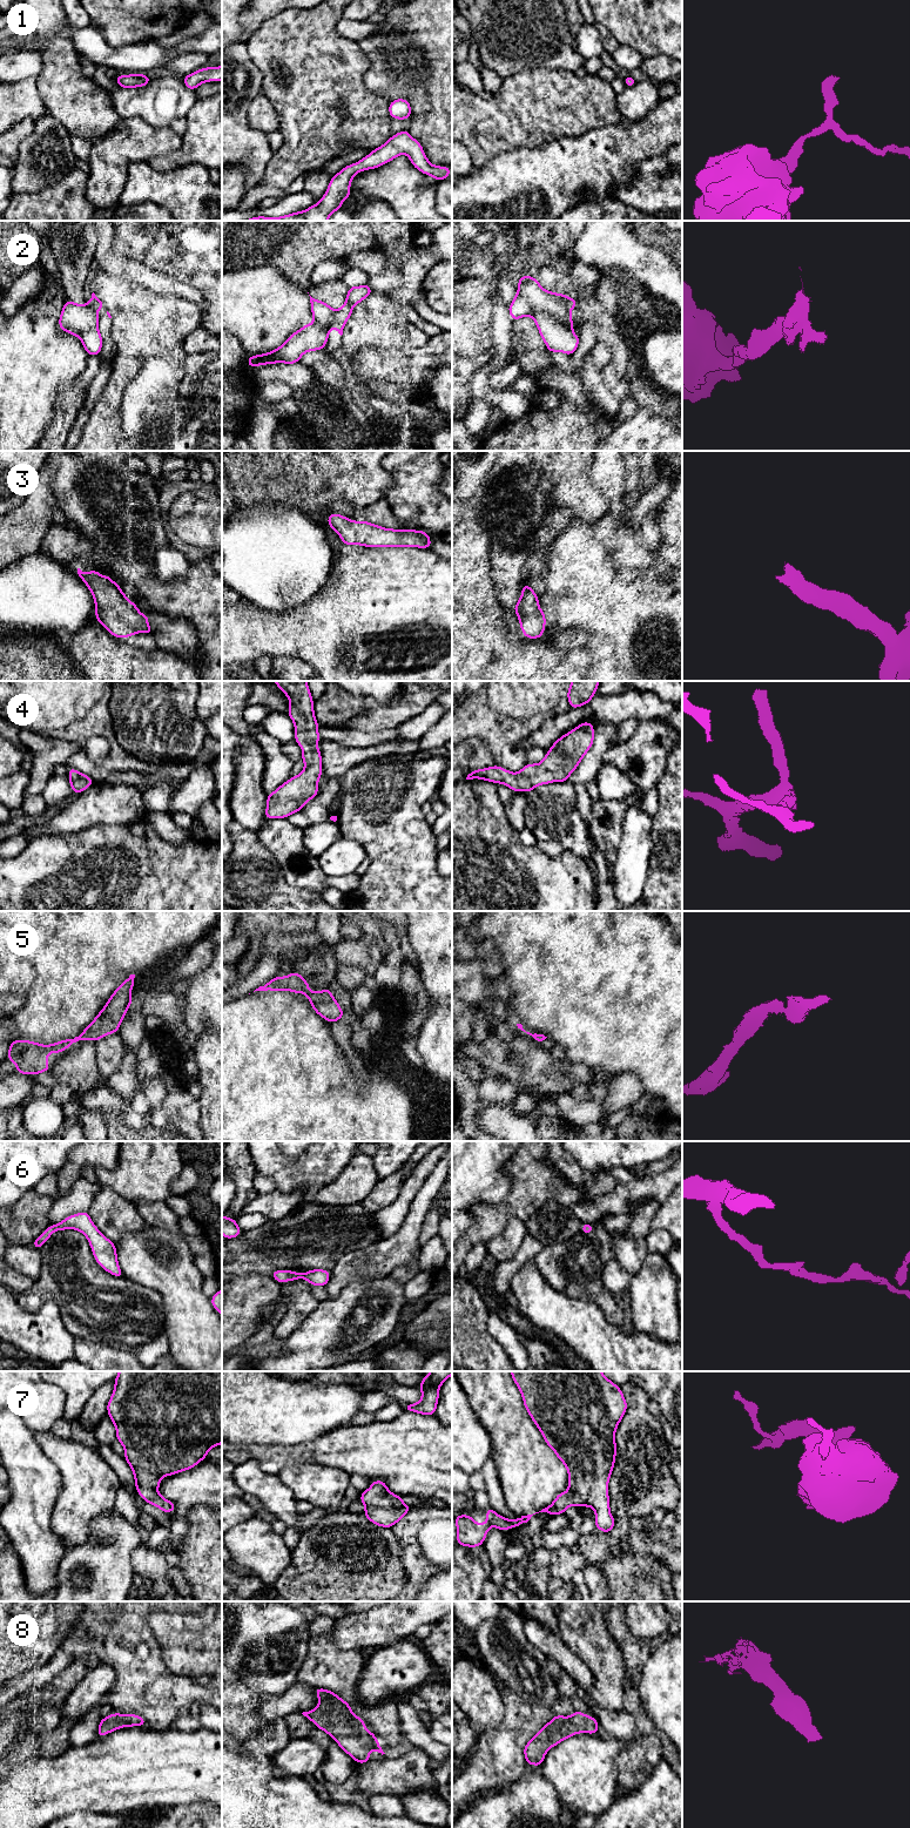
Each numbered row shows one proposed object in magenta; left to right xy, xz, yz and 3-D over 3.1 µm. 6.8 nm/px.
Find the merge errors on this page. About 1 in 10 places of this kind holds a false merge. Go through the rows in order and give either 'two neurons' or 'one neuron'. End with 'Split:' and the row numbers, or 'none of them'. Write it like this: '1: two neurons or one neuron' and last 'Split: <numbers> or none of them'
1: one neuron
2: one neuron
3: one neuron
4: one neuron
5: one neuron
6: one neuron
7: one neuron
8: one neuron
Split: none of them

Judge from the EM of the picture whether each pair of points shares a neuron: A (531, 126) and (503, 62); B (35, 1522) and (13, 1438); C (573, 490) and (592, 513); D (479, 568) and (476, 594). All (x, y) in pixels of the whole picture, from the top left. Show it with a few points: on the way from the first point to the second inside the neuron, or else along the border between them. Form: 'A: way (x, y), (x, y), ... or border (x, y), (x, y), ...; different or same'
A: border (536, 68), (521, 69), (503, 80); different
B: way (32, 1501), (32, 1475), (24, 1459); same
C: way (578, 496), (588, 507); same
D: way (476, 574), (476, 588); same

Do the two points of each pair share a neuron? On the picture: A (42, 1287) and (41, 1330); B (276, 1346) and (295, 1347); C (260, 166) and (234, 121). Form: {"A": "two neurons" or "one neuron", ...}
{"A": "two neurons", "B": "two neurons", "C": "one neuron"}

